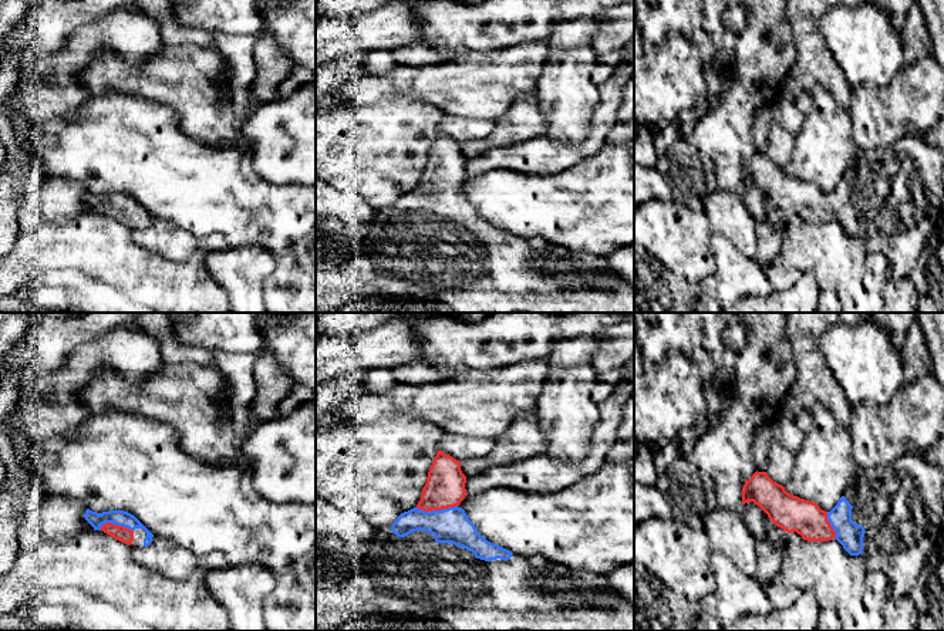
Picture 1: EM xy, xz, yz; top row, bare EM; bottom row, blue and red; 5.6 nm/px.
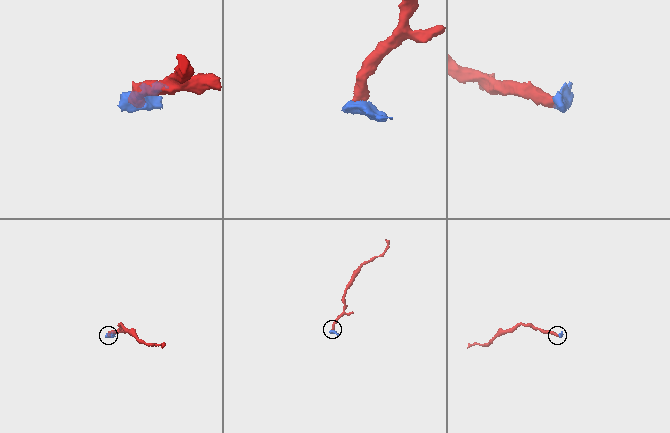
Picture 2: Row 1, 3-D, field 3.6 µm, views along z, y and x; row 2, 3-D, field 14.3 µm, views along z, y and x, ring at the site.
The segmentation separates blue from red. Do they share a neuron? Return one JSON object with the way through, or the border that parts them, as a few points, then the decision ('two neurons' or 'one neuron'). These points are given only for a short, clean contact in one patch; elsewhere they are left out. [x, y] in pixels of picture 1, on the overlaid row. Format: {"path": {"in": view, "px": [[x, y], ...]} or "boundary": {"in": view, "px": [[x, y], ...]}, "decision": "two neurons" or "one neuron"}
{"path": {"in": "xz", "px": [[451, 525], [437, 510], [445, 485]]}, "decision": "one neuron"}

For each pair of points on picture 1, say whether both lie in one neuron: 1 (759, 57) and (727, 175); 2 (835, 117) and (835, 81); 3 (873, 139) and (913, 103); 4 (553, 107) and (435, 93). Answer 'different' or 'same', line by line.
1: same
2: different
3: same
4: different

